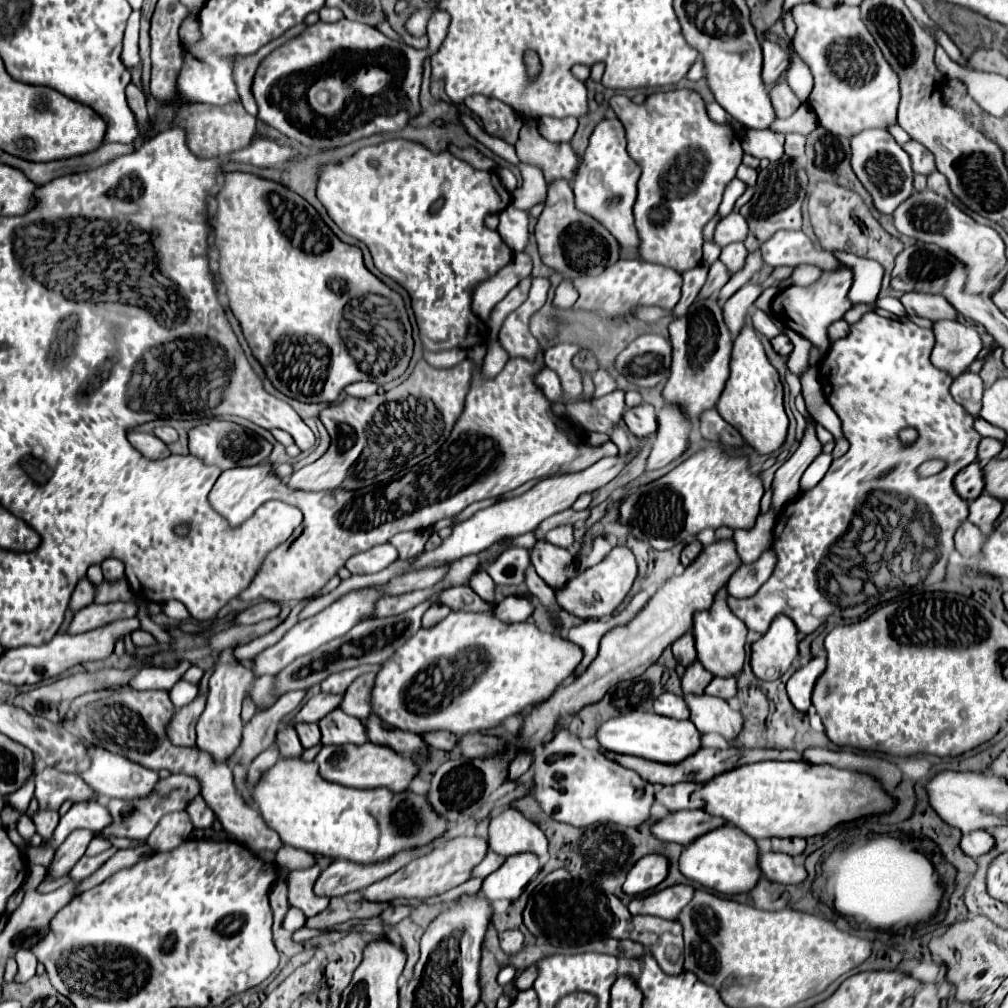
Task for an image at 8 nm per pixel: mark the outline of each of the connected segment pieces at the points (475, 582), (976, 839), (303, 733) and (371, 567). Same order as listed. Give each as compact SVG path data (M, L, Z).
M477 572L477 574L473 574L471 580L469 580L469 586L485 601L493 604L493 606L497 604L494 600L495 586L493 580L491 580L491 576L489 576L487 572Z
M975 830L961 838L961 850L971 858L979 858L987 854L989 850L993 850L993 844L995 844L993 836L985 830Z
M301 722L301 724L295 726L295 730L297 730L297 736L301 738L301 746L303 748L311 748L311 746L319 744L319 740L321 740L321 732L319 732L317 724Z
M381 544L381 546L367 550L367 552L351 556L345 562L345 568L351 574L375 574L375 572L383 570L385 566L389 566L395 558L397 558L397 550L389 544Z

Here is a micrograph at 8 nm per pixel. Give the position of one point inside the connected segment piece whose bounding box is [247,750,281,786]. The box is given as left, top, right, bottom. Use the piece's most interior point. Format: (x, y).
(266, 759)

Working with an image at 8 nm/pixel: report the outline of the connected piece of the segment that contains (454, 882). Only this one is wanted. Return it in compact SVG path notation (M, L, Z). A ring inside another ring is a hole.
M473 836L473 838L453 838L445 846L431 850L429 854L415 858L395 874L371 884L369 888L363 890L363 898L371 902L387 902L387 900L423 900L431 896L439 896L449 892L451 888L461 886L471 878L473 868L487 856L489 844L485 838Z

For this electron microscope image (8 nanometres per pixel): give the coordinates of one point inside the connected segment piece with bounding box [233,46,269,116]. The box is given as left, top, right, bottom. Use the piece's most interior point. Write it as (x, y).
(243, 73)

